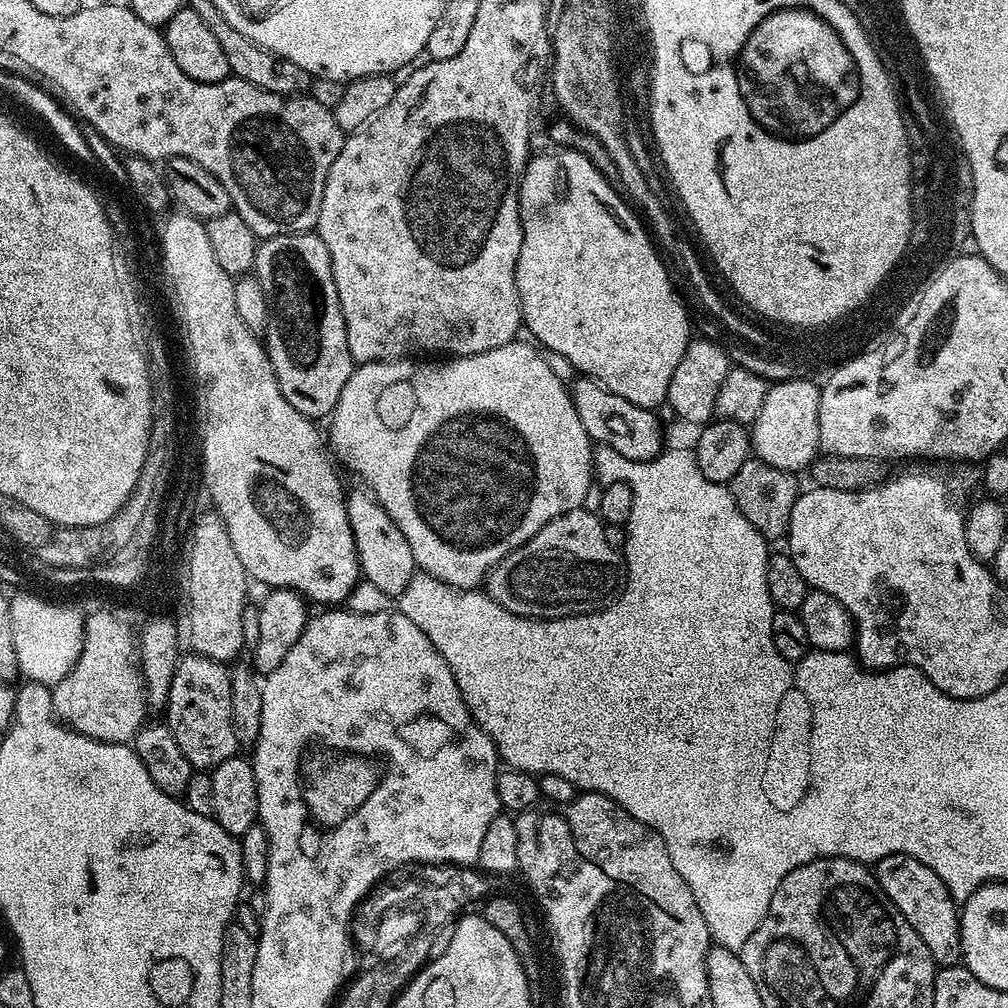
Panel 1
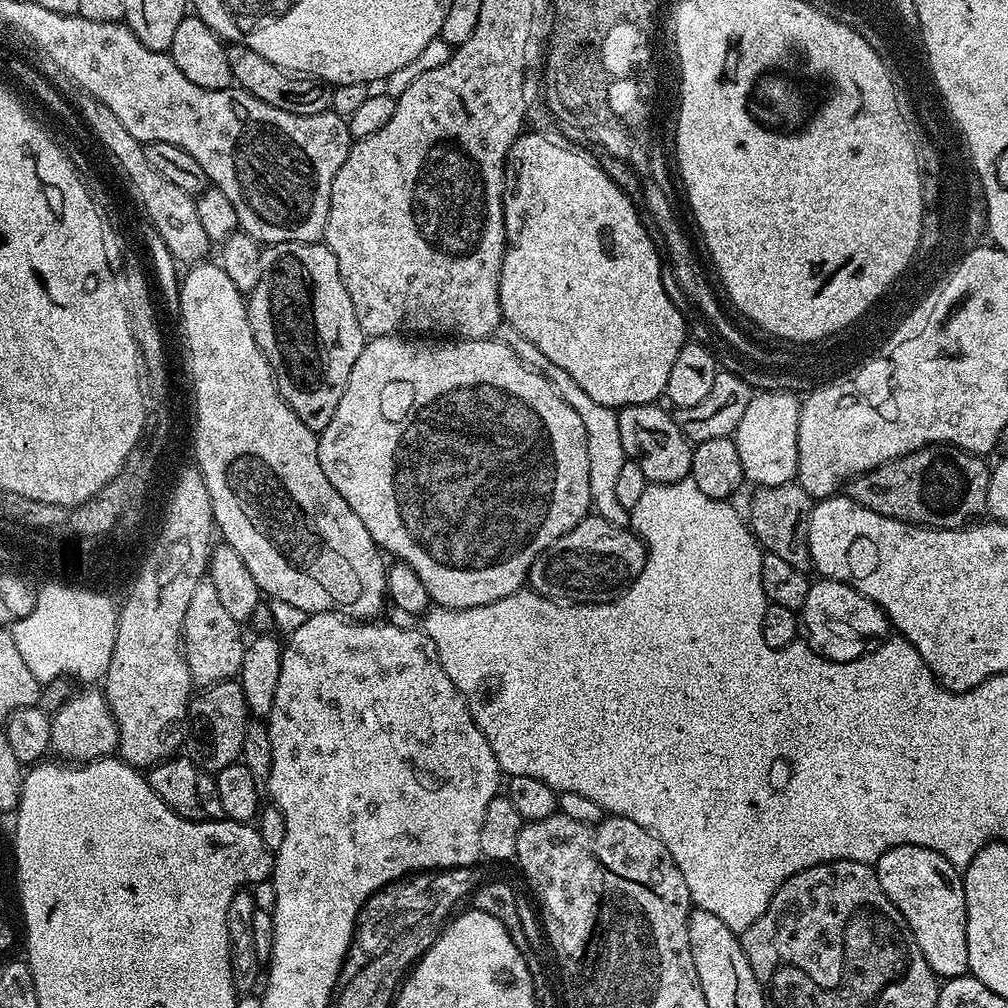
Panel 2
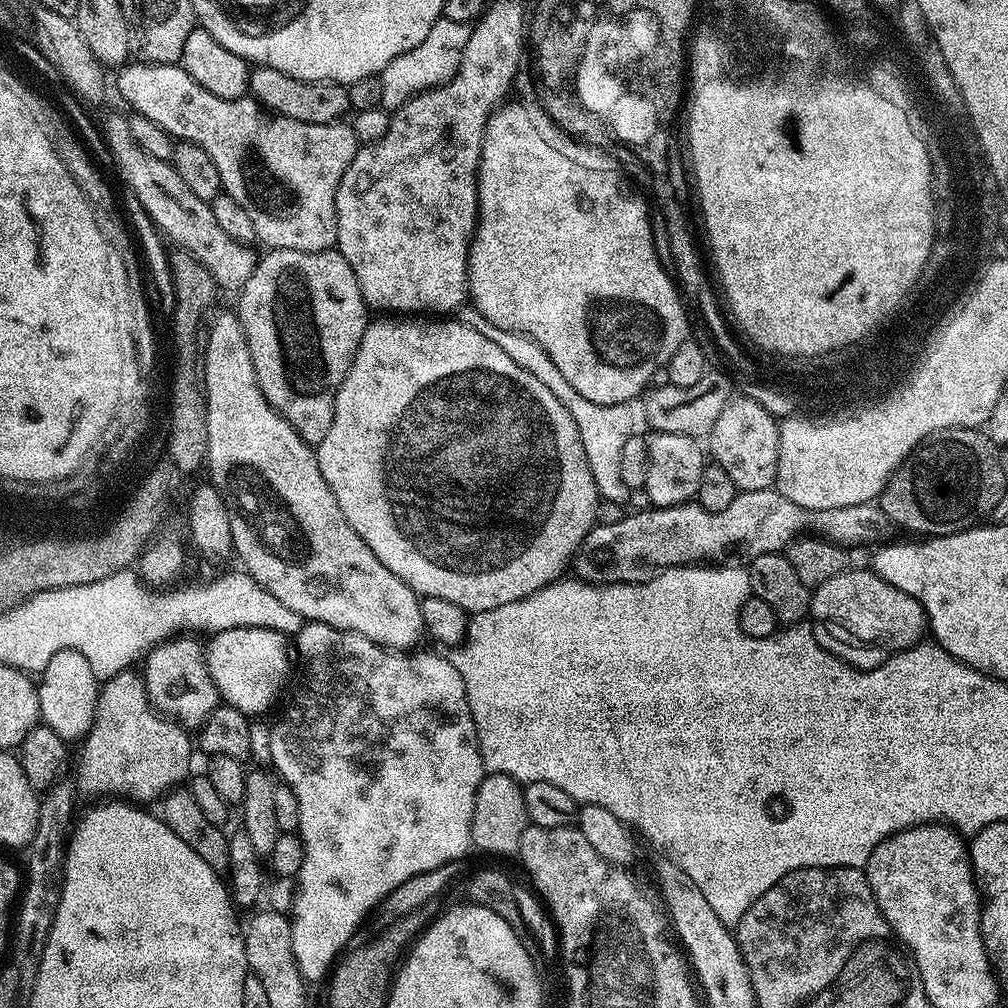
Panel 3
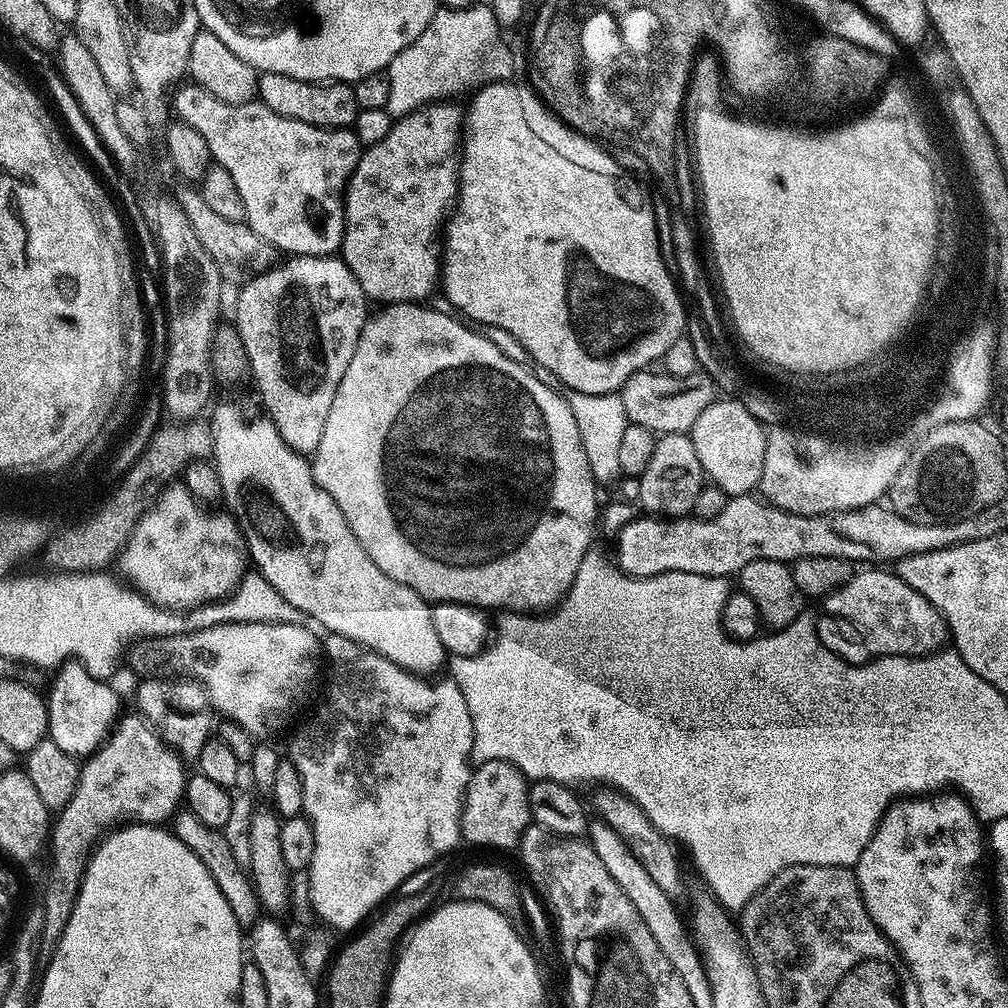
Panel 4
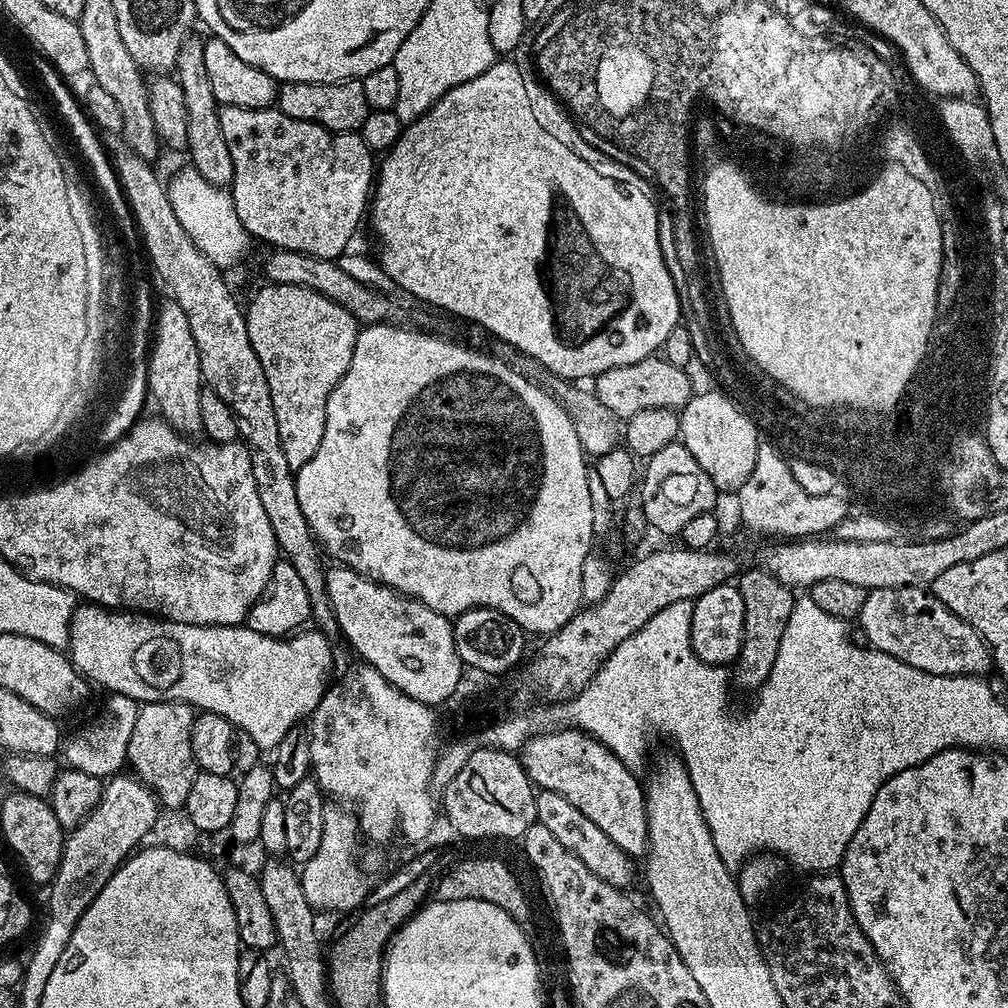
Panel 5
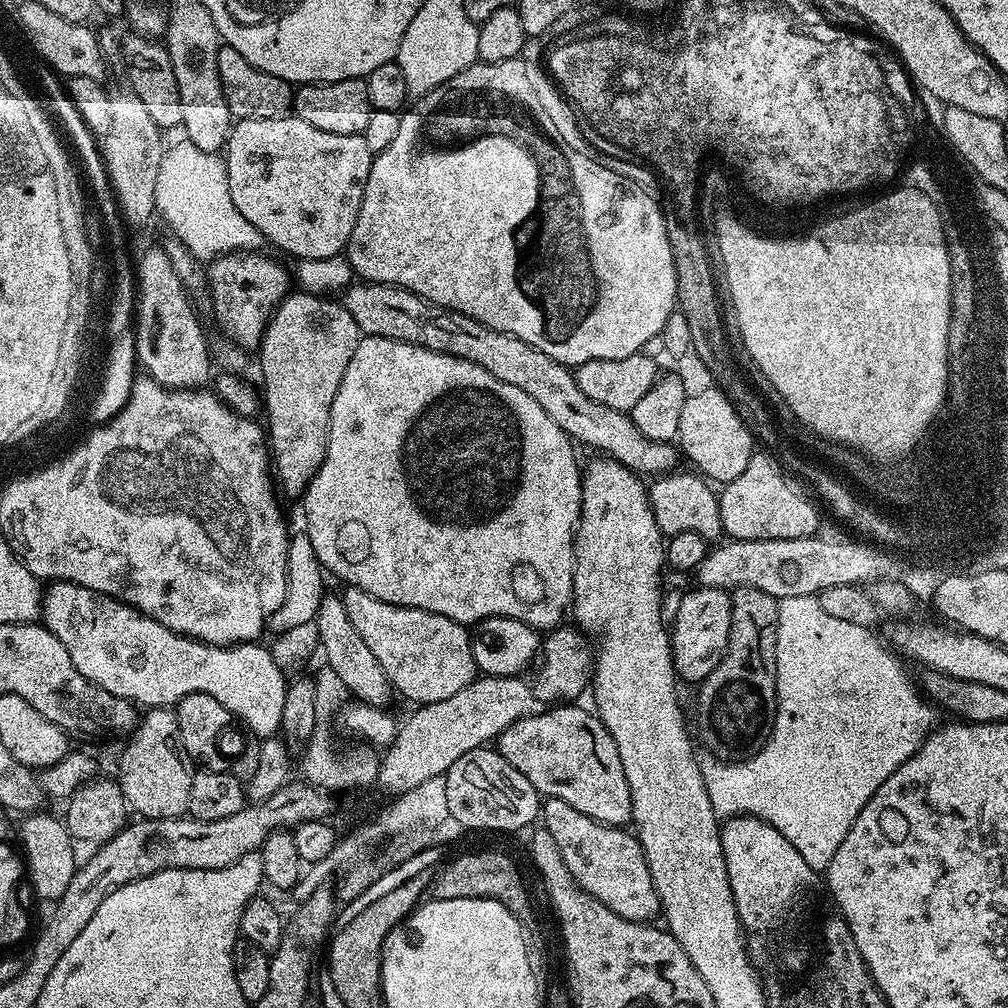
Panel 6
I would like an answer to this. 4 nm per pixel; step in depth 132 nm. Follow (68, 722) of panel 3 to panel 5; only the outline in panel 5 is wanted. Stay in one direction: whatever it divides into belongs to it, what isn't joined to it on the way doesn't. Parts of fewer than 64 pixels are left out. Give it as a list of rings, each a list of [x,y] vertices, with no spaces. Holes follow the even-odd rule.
[[[113,693],[108,699],[105,714],[76,729],[62,746],[62,754],[66,756],[65,763],[69,767],[103,780],[117,775],[125,767],[139,708],[139,703],[132,696]]]

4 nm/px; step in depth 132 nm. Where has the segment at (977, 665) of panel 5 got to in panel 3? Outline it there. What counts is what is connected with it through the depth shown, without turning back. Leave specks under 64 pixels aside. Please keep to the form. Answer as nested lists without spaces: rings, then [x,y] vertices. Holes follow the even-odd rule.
[[[849,567],[815,585],[810,592],[811,619],[848,648],[899,650],[921,643],[920,635],[926,632],[924,607],[898,586],[890,586],[890,582],[864,568]]]

